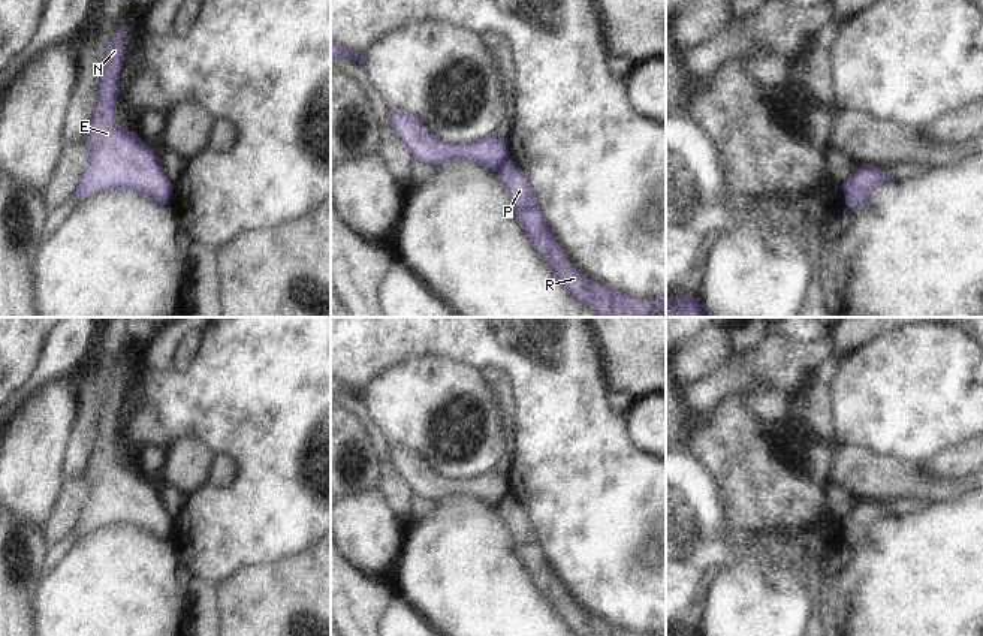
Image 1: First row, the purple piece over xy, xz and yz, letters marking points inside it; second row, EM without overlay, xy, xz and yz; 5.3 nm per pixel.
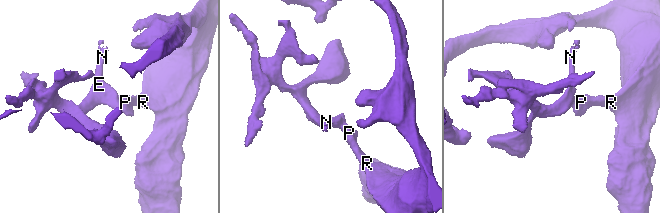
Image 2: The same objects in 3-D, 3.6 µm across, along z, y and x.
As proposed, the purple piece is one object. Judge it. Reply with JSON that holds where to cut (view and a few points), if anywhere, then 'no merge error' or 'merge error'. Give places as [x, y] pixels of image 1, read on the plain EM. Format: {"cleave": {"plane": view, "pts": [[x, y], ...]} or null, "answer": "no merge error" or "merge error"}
{"cleave": {"plane": "xz", "pts": [[507, 491], [495, 505]]}, "answer": "merge error"}

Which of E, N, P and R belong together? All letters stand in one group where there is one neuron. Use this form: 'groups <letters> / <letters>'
groups E N / P R

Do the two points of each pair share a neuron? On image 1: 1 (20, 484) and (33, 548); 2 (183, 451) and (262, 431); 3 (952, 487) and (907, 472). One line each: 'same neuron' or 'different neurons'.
1: different neurons
2: different neurons
3: same neuron

